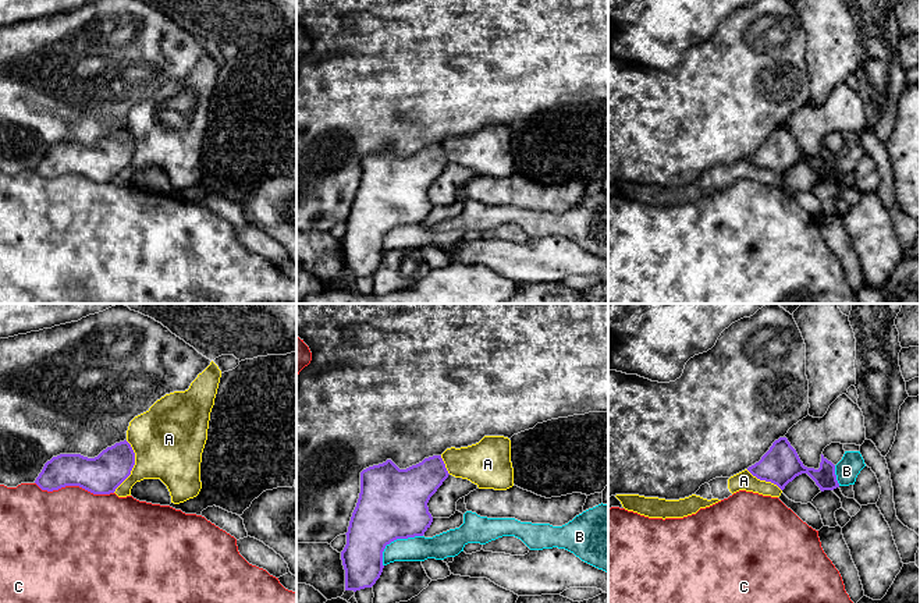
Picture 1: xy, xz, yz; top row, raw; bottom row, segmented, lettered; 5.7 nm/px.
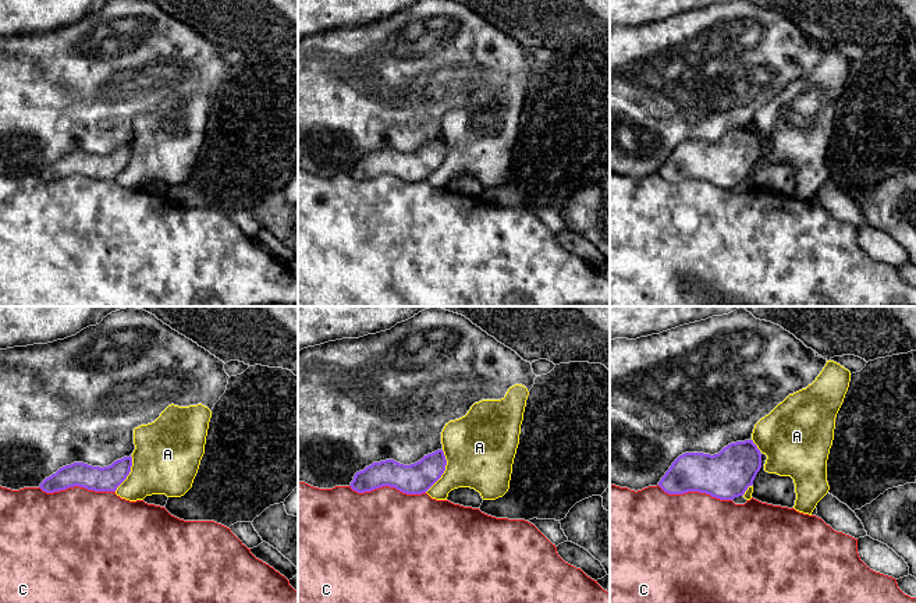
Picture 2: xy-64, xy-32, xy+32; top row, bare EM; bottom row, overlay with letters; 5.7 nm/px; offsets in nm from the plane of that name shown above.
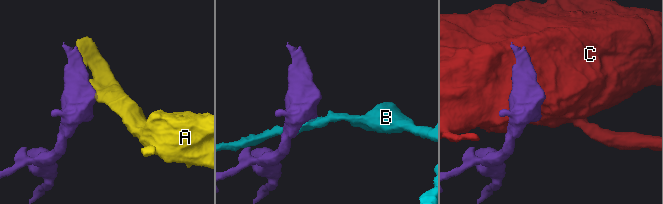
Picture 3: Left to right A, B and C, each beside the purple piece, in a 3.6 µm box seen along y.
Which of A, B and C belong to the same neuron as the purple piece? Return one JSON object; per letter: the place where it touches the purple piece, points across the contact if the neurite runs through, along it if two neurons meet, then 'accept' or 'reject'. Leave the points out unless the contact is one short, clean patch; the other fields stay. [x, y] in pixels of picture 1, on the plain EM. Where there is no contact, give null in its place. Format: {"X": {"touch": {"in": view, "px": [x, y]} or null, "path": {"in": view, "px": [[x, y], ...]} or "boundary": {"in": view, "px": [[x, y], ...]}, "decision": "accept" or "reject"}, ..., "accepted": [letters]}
{"A": {"touch": {"in": "xy", "px": [132, 155]}, "decision": "accept"}, "B": {"touch": {"in": "xz", "px": [394, 227]}, "decision": "reject"}, "C": {"touch": {"in": "xy", "px": [74, 173]}, "decision": "reject"}, "accepted": ["A"]}

